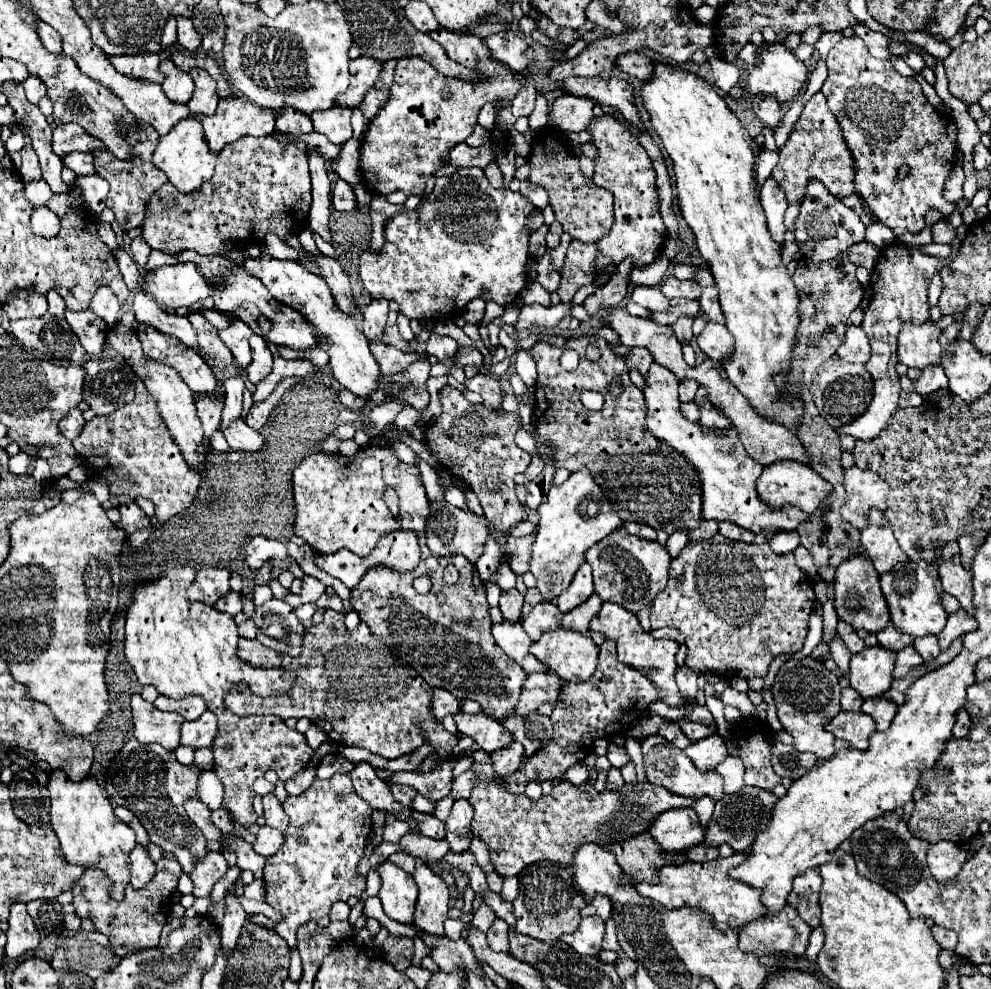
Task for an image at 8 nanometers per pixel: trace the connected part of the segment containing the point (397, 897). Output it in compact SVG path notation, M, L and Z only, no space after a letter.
M385 861L379 865L377 873L381 875L381 891L379 899L383 903L383 911L405 925L413 923L413 911L417 901L417 885L411 877L411 873L405 873L401 867L397 867L391 861Z

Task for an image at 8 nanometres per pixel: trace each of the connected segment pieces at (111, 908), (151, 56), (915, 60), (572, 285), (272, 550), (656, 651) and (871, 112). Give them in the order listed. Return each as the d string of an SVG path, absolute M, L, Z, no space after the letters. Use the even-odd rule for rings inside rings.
M161 857L155 863L157 871L153 879L147 883L147 887L135 891L131 885L125 887L125 899L117 901L111 897L111 879L101 869L87 869L83 877L73 887L73 905L75 913L79 917L87 917L93 921L95 929L109 937L109 941L115 945L115 953L119 957L125 957L127 953L133 953L137 949L149 949L159 945L159 935L167 923L165 915L165 901L169 895L177 889L177 881L181 875L181 865L177 859Z
M145 53L145 55L119 55L119 57L109 57L113 67L119 73L125 73L127 77L141 77L149 81L159 81L163 83L163 75L159 71L159 55L155 53Z
M909 51L909 53L903 55L901 59L903 59L913 71L917 71L917 73L919 73L919 71L923 69L923 65L925 65L925 63L923 63L923 57L921 57L917 51Z
M577 239L569 243L569 251L565 257L565 265L560 271L561 282L557 290L562 302L569 303L579 287L595 281L597 257L599 257L599 249L595 243L583 245Z
M259 535L249 541L245 561L251 569L261 569L263 563L267 563L269 559L285 559L285 557L287 557L287 549L283 543Z
M603 603L601 611L591 619L589 625L591 631L601 631L607 639L613 639L617 643L617 653L619 653L619 661L625 665L635 667L637 671L641 671L657 689L659 697L663 703L667 703L669 707L685 707L681 695L677 693L677 683L675 683L675 653L679 649L679 643L665 637L665 639L655 639L649 631L645 631L639 625L639 619L635 617L635 613L629 613L627 609L623 609L617 603Z
M857 35L843 37L829 51L827 69L829 75L821 87L821 93L825 95L829 109L837 117L847 149L853 155L855 191L871 209L875 219L887 225L895 235L901 235L905 231L919 233L925 227L925 215L929 209L937 209L947 217L953 215L955 205L943 197L945 181L951 177L957 153L957 125L953 117L935 109L927 101L921 85L915 79L899 75L889 61L875 59ZM901 165L907 167L907 175L903 179L899 177Z

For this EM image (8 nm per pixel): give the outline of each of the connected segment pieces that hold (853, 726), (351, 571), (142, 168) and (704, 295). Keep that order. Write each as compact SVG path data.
M841 711L827 723L827 729L837 739L845 739L857 749L867 749L867 739L869 733L875 731L875 721L861 711Z
M341 549L333 555L317 555L315 563L325 573L343 581L349 589L353 589L357 585L359 577L363 577L363 573L371 567L371 565L367 565L367 557L359 559L357 555L349 553L347 549Z
M139 123L141 129L137 129L137 133L133 133L133 137L129 137L129 141L133 141L133 157L129 161L119 161L117 157L113 157L113 153L109 151L95 151L95 171L99 177L103 177L105 181L109 181L111 191L107 197L107 207L115 213L117 223L129 231L135 227L143 225L143 217L145 217L145 205L151 199L151 195L163 185L167 183L165 173L161 173L153 163L151 163L151 155L157 147L159 135L149 129L145 123Z
M703 287L701 289L701 297L699 297L699 303L701 303L701 309L705 311L705 315L717 323L725 323L723 321L723 313L721 313L721 307L719 307L719 301L717 301L717 287Z

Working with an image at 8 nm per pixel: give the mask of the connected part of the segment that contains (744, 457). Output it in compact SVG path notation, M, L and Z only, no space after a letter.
M653 363L649 367L649 375L645 379L647 387L643 391L645 403L647 403L647 427L649 431L663 443L667 443L671 449L675 449L699 475L701 481L701 503L703 503L703 519L717 519L717 521L733 521L745 529L751 529L753 533L761 531L791 531L797 529L801 521L805 521L805 513L799 509L781 509L771 511L765 509L755 493L755 481L761 475L761 465L749 457L745 451L739 433L735 427L713 431L703 425L691 423L683 417L677 397L677 385L679 379L665 369L659 363Z

